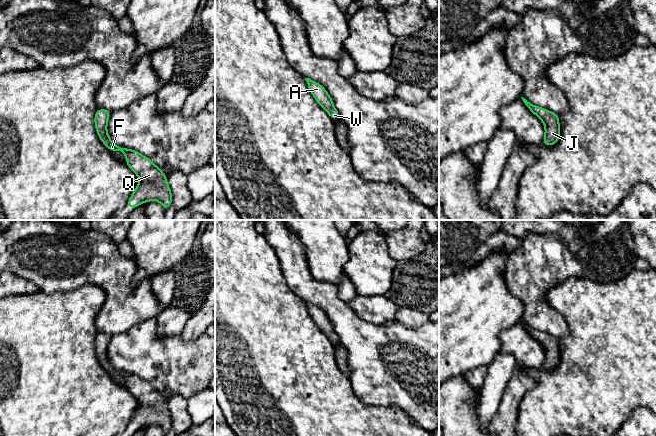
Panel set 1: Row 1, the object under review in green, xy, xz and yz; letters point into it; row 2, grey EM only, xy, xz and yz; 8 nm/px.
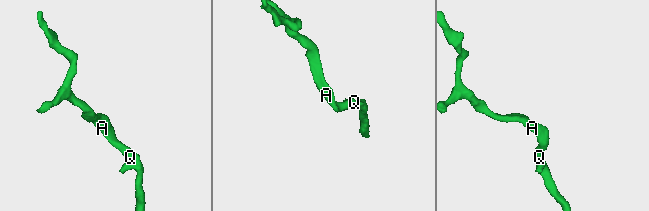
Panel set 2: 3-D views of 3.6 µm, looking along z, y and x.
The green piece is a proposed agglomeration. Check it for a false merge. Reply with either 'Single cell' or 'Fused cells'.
Single cell

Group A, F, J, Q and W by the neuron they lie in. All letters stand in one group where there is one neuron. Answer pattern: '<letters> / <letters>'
A F J Q W

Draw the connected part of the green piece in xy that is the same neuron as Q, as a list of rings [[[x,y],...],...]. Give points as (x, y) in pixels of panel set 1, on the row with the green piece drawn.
[[[106,109],[96,111],[94,117],[96,132],[110,151],[121,151],[125,154],[126,164],[140,179],[126,205],[134,210],[140,204],[156,200],[162,204],[164,210],[168,209],[172,204],[172,193],[162,169],[137,151],[117,146],[112,142],[107,132],[110,114],[111,112]]]

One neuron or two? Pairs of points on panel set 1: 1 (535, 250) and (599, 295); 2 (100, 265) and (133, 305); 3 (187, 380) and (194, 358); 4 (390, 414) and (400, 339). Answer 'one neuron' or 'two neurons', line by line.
1: two neurons
2: one neuron
3: one neuron
4: two neurons

